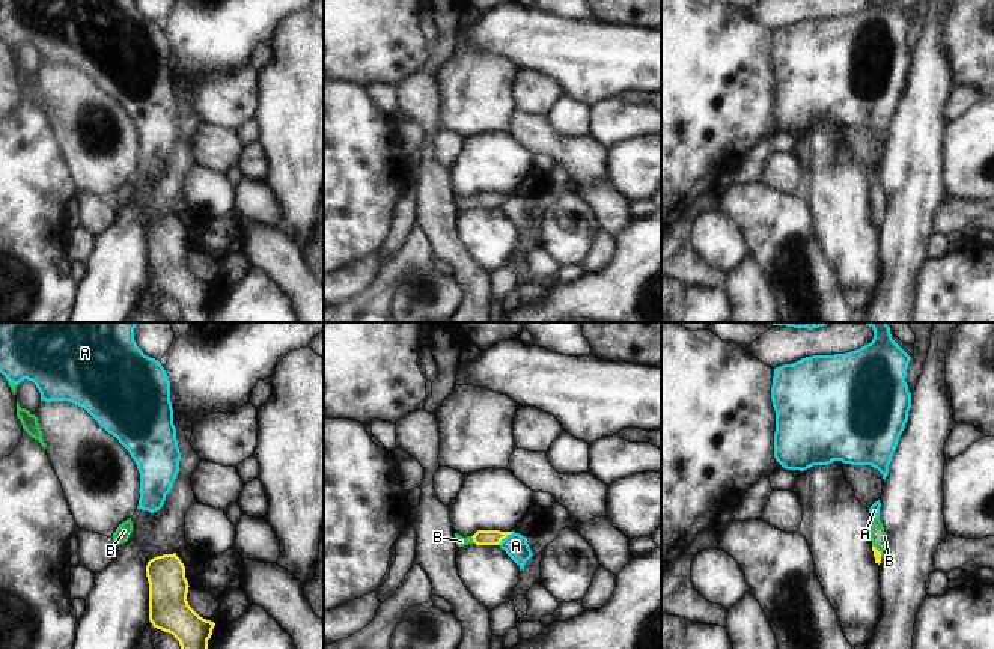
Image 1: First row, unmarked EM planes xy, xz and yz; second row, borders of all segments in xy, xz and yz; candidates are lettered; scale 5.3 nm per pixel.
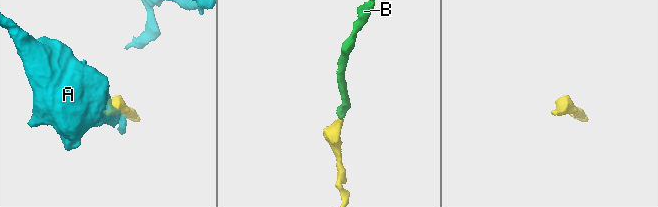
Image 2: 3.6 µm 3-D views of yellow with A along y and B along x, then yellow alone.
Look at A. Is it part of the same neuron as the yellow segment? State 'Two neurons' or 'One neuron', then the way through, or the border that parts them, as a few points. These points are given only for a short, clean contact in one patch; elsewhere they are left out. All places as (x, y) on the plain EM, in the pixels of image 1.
Two neurons. Boundary: xz (512, 195), (499, 207)

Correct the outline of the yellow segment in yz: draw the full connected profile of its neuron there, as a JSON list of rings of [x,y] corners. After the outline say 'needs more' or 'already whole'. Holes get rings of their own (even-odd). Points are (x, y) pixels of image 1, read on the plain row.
[[[872,181],[871,190],[871,203],[872,203],[872,214],[875,220],[875,226],[881,226],[881,215],[887,208],[887,197],[884,194],[883,185],[880,181]]] | needs more

